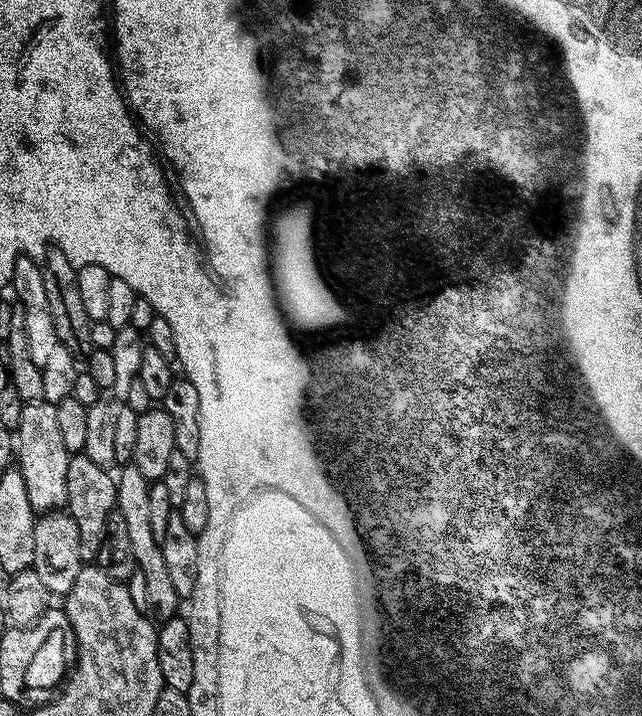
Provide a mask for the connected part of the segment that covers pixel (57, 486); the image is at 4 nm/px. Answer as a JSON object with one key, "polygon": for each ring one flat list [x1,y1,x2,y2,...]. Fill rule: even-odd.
{"polygon":[[28,402,22,410,22,423,15,429,15,463,26,481,26,494,30,494,30,506,37,514,54,512,67,505,66,466,69,452,58,430,58,414,55,404]]}

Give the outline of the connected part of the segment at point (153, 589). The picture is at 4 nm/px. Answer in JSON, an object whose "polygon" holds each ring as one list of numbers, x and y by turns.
{"polygon":[[134,463,123,465,119,471,116,476,115,511,120,512,126,522,126,535,130,538,130,546,134,549,136,571,142,574,142,578,146,578,148,612,157,621,163,622,177,615,182,598,170,583,170,574,166,570,165,560,162,559,160,544,154,542,154,534,150,531,150,482,146,474,142,474,142,470,138,470,138,466]]}

